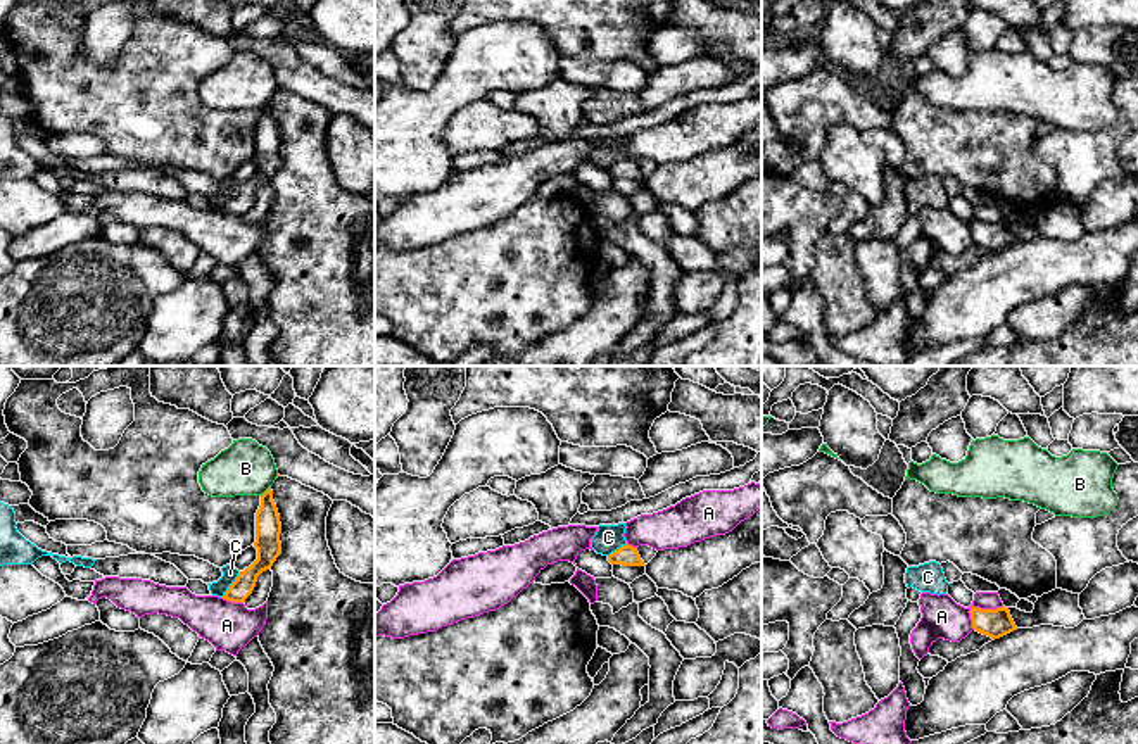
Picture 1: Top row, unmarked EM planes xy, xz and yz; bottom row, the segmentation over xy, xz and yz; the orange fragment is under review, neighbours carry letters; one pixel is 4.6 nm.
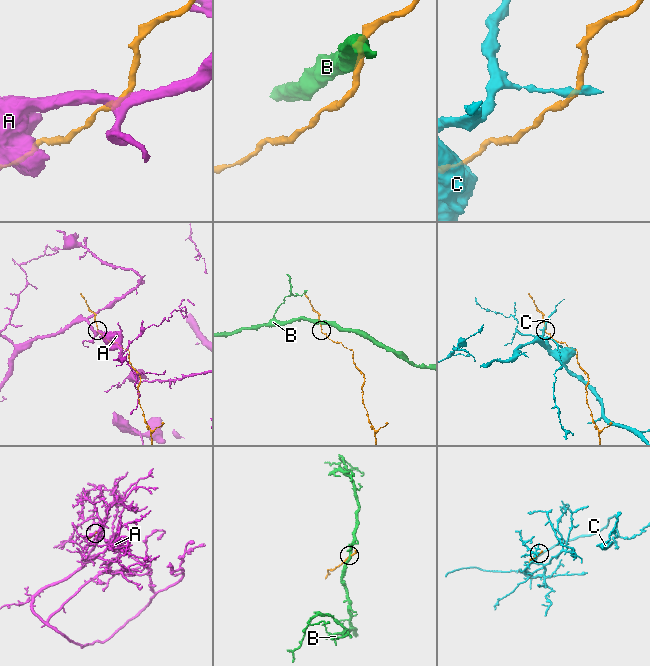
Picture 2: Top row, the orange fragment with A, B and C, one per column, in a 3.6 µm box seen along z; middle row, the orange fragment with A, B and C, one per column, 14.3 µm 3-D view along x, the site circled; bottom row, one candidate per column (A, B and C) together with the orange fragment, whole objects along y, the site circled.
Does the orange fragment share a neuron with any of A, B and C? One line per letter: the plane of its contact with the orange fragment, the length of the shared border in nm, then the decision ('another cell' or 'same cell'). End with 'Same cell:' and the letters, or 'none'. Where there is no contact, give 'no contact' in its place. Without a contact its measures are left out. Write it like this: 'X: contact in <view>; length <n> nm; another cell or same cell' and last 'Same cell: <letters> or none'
A: contact in yz; length 190 nm; another cell
B: contact in xy; length 70 nm; another cell
C: contact in xy; length 150 nm; another cell
Same cell: none

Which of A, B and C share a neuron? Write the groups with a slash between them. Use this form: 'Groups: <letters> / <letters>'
Groups: A / B / C

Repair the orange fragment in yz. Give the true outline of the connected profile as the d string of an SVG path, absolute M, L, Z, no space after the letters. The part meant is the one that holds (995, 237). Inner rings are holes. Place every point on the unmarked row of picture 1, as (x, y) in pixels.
M972 219L969 226L972 242L993 254L1017 243L1008 221L1005 219L996 223L981 223Z

